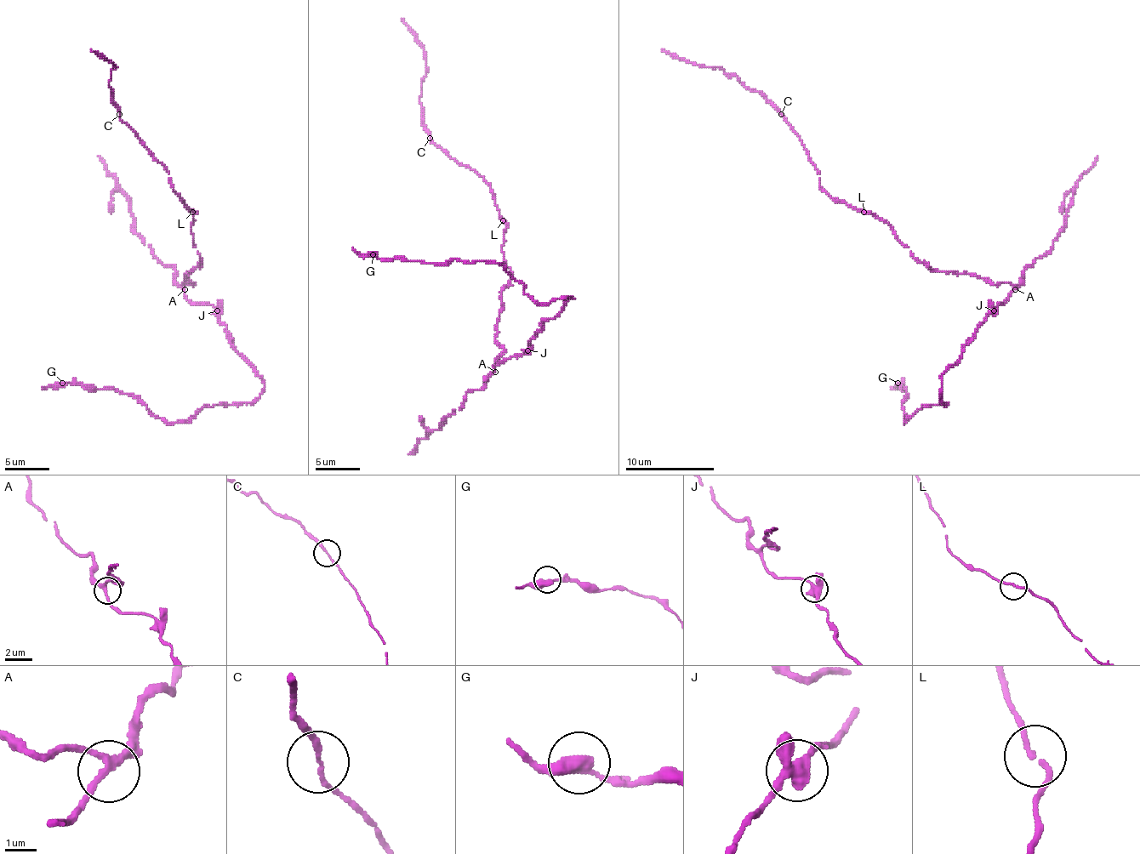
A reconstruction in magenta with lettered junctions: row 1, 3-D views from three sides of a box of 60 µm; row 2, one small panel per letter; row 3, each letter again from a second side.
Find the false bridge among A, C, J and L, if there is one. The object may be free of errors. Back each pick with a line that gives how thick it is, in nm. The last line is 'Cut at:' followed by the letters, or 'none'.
J: Thickness 400 nm
Cut at: J

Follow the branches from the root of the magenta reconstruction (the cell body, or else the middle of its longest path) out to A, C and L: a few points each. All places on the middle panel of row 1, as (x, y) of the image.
A: (497, 343), (504, 350), (504, 354), (497, 361), (495, 372)
C: (497, 343), (501, 290), (510, 278), (501, 252), (506, 223), (484, 179), (430, 139)
L: (497, 343), (495, 336), (501, 310), (501, 290), (510, 278), (510, 270), (501, 252), (504, 221)

